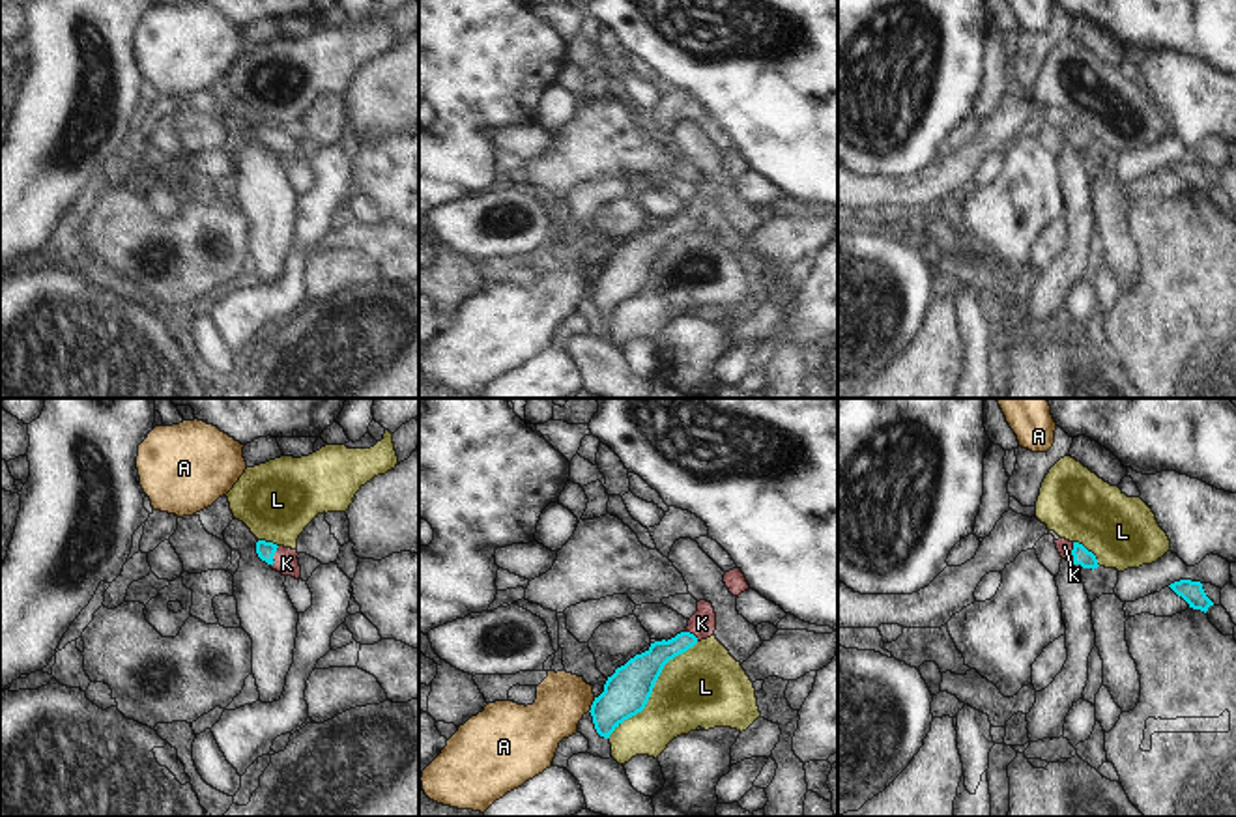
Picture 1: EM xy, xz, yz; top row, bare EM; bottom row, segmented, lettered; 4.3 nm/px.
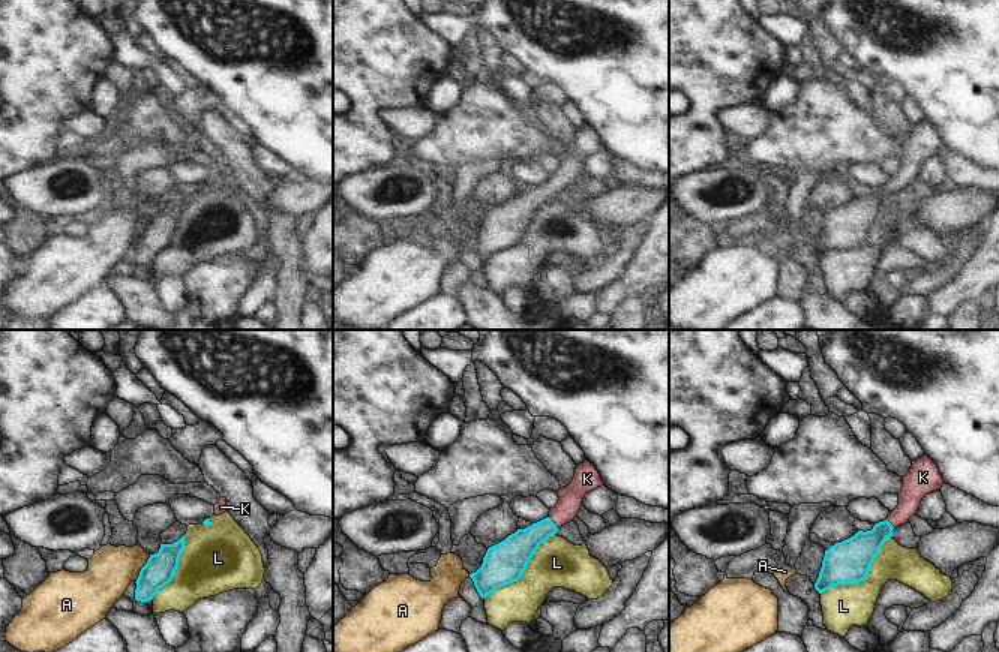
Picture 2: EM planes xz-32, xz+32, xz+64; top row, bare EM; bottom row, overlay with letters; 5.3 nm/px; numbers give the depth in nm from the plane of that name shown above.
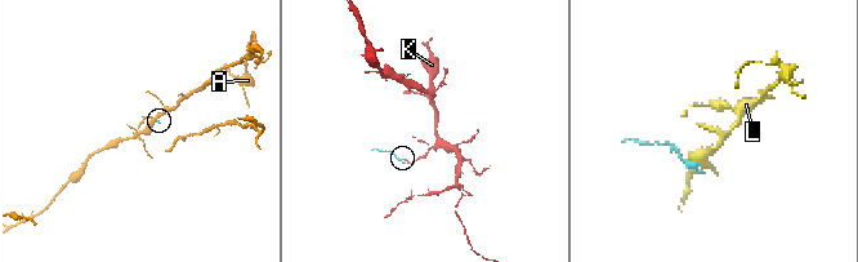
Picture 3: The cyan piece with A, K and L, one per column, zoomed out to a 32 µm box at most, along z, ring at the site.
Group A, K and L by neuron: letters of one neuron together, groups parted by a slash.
A / K / L

